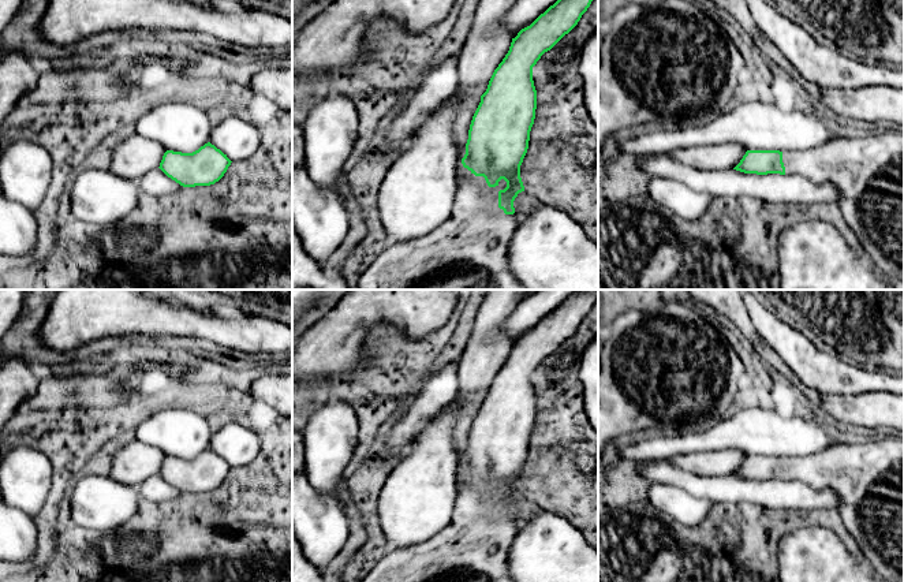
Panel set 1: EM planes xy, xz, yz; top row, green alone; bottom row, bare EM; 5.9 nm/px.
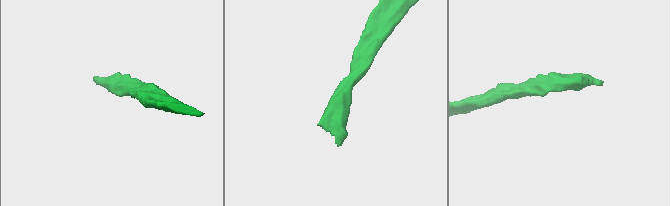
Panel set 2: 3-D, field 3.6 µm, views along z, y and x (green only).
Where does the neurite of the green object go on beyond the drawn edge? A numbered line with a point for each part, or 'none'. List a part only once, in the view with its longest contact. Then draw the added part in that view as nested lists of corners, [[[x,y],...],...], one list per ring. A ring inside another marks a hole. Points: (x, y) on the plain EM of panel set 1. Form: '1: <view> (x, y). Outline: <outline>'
1: xz (474, 545). Outline: [[[456,469],[456,488],[453,511],[445,527],[426,541],[386,552],[361,582],[513,582],[508,552],[518,531],[516,523],[498,514],[498,495],[489,493],[483,482],[475,482],[462,469]]]

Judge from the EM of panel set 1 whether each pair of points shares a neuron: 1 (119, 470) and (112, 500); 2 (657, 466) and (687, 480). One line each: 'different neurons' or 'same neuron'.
1: different neurons
2: same neuron

